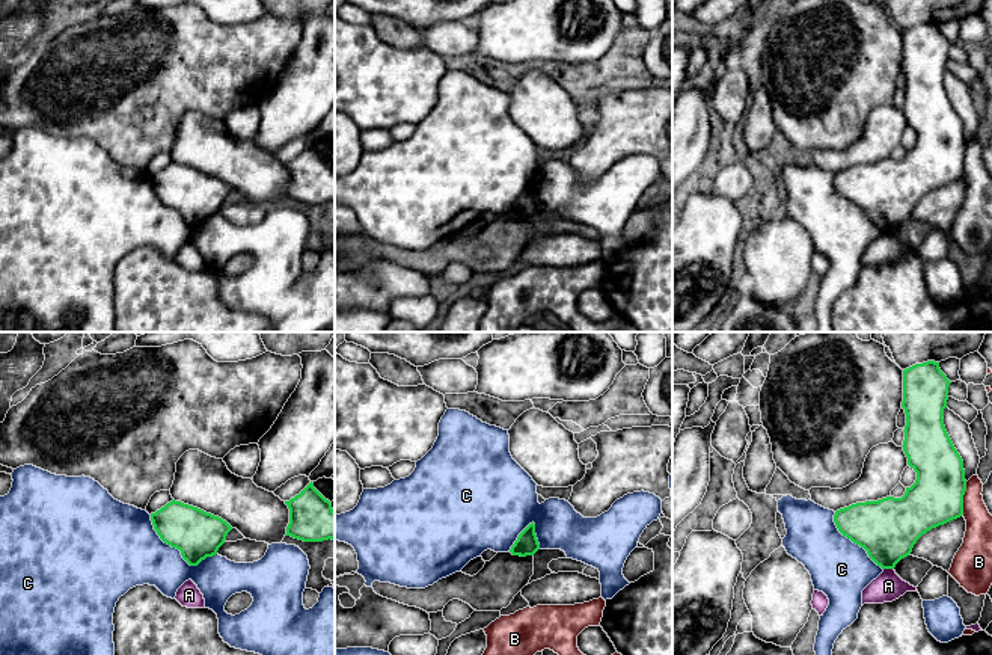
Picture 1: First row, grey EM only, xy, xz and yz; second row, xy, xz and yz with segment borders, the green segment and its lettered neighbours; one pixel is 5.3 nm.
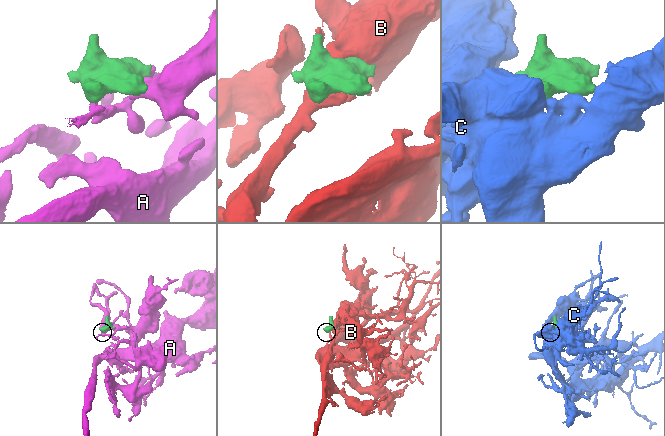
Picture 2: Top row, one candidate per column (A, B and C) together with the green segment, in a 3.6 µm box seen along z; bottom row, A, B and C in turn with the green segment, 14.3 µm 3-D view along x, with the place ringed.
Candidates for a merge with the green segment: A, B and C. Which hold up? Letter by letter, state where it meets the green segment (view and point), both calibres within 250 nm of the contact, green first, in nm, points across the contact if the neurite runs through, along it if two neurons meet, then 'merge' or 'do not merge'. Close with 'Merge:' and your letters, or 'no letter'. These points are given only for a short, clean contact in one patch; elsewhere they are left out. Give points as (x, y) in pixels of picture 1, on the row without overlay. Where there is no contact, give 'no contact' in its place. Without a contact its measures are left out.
A: contact yz (888, 230); calibres 320 and 160 nm; do not merge
B: contact yz (962, 160); calibres 280 and 160 nm; do not merge
C: contact xy (178, 210); calibres 260 and 340 nm; merge
Merge: C

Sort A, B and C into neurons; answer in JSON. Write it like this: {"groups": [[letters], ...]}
{"groups": [["A"], ["B"], ["C"]]}

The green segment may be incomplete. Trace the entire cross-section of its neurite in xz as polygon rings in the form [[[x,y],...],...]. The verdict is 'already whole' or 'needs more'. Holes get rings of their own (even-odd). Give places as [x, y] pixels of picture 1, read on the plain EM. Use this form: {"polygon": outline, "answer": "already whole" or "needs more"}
{"polygon": [[[529,186],[517,199],[510,214],[513,217],[534,217],[540,211],[540,205],[535,196],[535,186]]], "answer": "already whole"}

